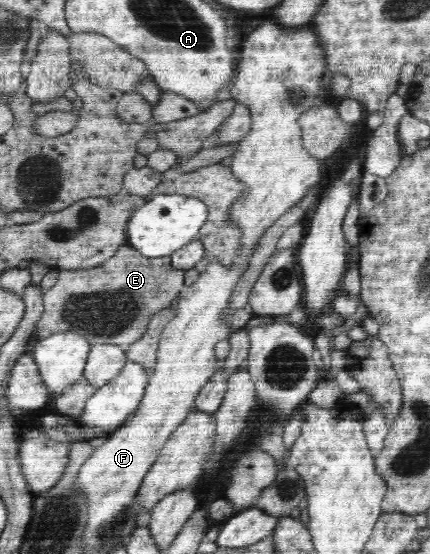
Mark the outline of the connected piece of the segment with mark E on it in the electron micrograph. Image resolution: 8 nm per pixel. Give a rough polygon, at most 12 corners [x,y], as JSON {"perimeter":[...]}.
{"perimeter":[[122,245],[58,270],[36,336],[132,344],[180,296],[170,257]]}

